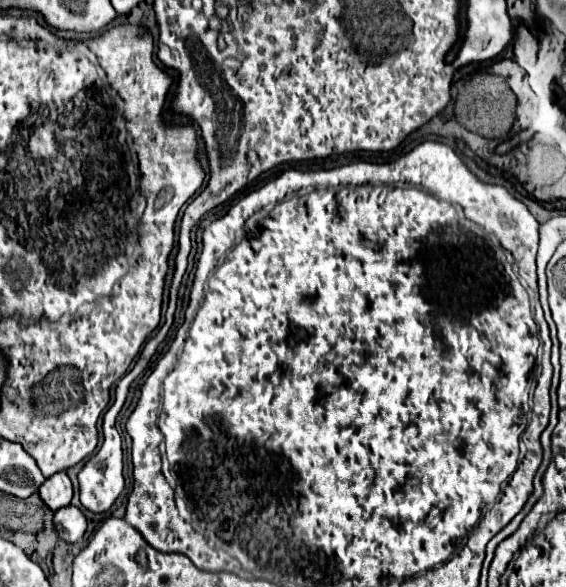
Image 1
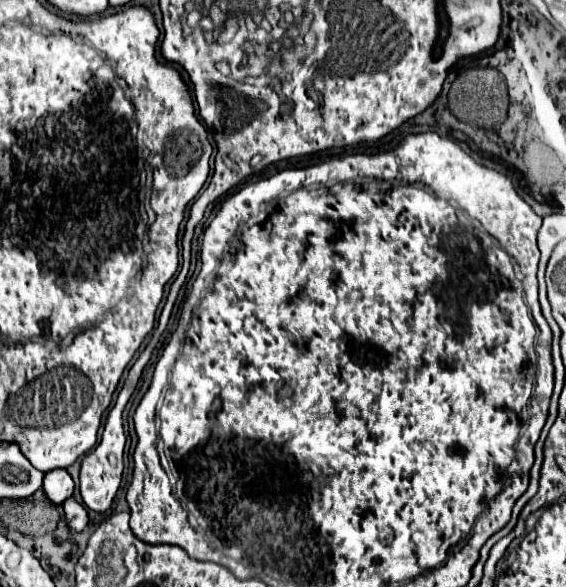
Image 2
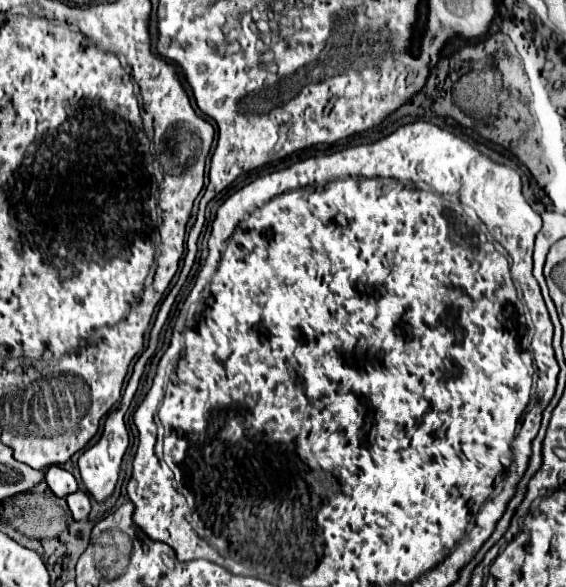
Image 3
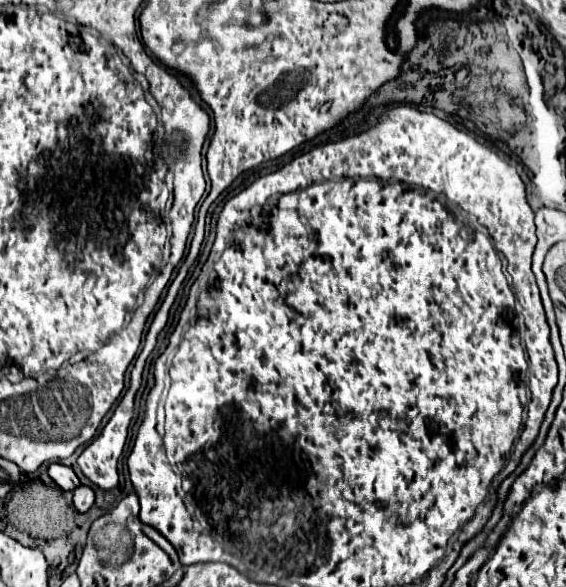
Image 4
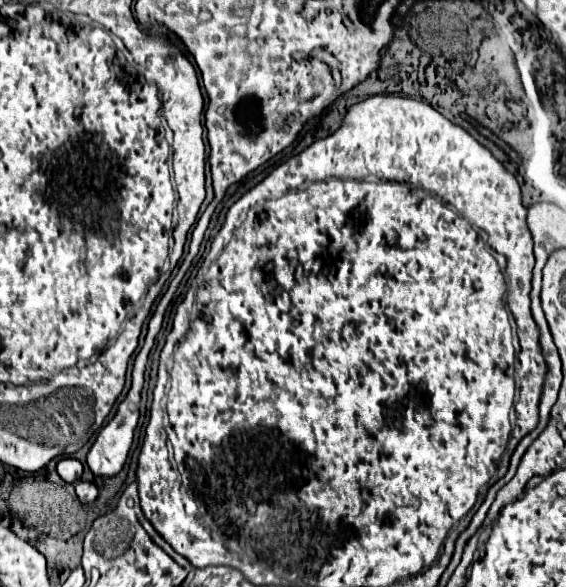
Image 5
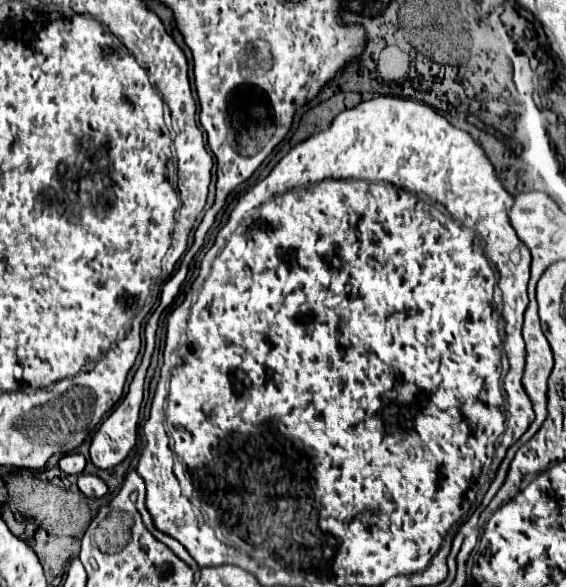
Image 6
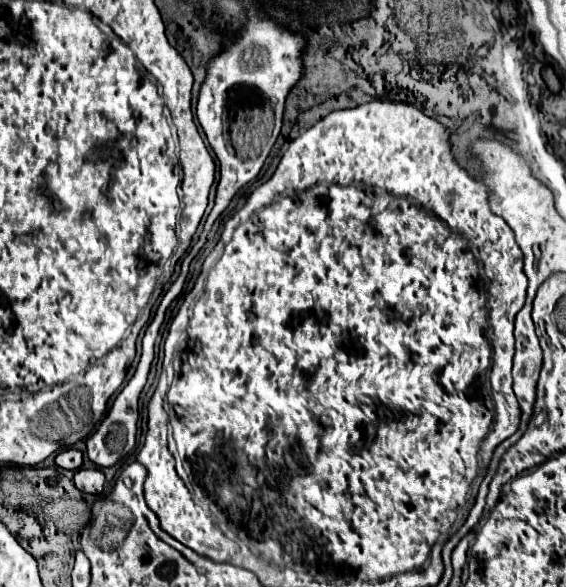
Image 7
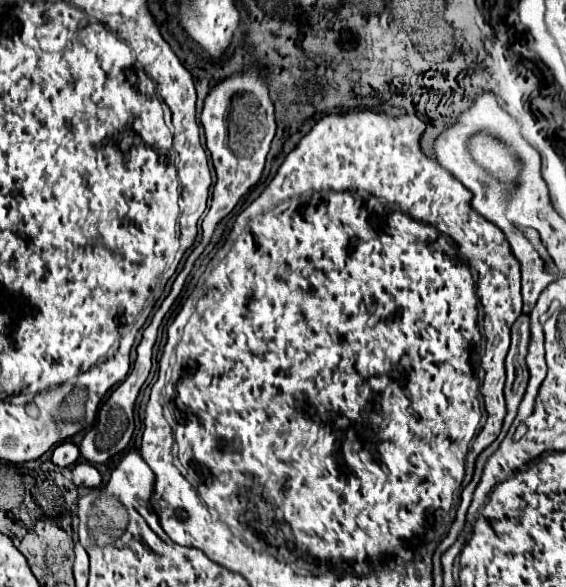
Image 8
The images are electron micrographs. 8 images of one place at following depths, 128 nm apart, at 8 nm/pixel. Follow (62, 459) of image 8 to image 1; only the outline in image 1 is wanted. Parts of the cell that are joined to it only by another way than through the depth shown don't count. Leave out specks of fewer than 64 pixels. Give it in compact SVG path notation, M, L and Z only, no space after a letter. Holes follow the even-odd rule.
M58 472L50 478L46 478L46 482L40 486L40 498L44 500L44 504L50 510L60 510L64 506L70 504L72 500L72 482L68 478L66 472Z

